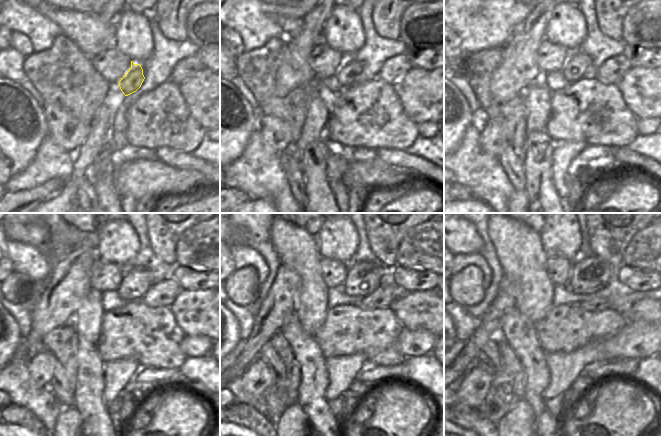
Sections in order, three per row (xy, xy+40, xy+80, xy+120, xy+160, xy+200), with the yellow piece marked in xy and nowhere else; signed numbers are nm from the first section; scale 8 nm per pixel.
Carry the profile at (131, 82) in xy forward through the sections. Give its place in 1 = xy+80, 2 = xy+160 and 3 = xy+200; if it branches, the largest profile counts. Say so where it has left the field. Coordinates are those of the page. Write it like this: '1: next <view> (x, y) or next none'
1: next xy+80 (577, 66)
2: next xy+160 (362, 278)
3: next xy+200 (588, 275)

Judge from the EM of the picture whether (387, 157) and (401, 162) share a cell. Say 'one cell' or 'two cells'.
one cell

